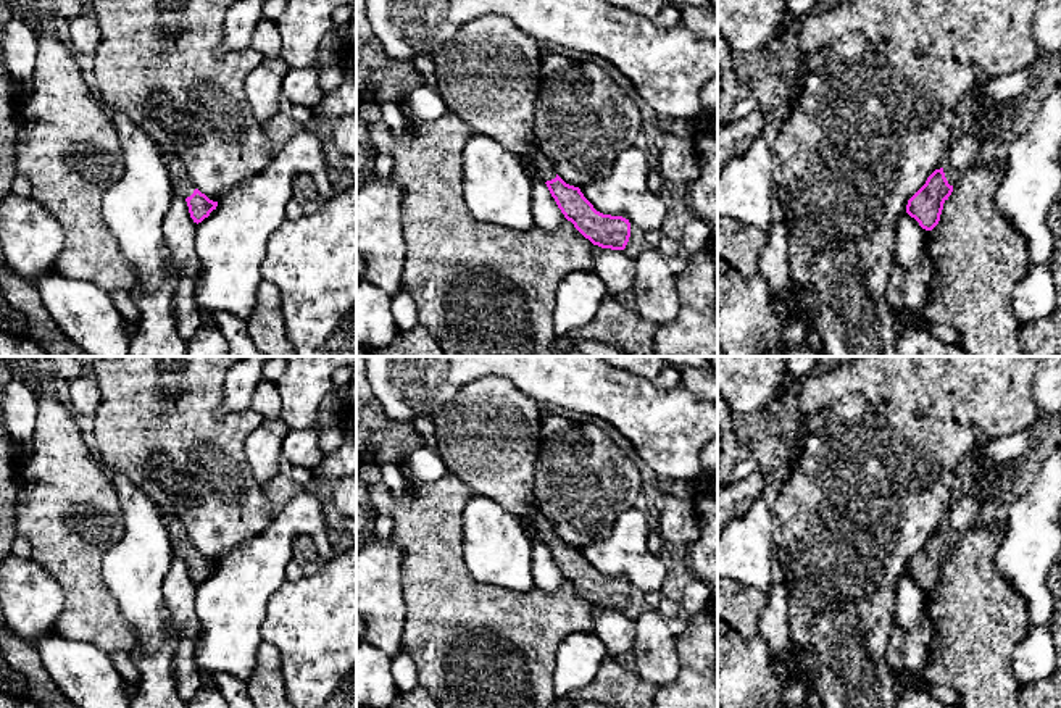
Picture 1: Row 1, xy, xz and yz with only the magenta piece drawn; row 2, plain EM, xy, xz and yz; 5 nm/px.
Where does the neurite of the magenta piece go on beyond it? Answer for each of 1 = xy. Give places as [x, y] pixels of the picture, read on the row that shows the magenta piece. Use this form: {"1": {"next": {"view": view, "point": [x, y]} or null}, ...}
{"1": {"next": {"view": "xy", "point": [183, 186]}}}

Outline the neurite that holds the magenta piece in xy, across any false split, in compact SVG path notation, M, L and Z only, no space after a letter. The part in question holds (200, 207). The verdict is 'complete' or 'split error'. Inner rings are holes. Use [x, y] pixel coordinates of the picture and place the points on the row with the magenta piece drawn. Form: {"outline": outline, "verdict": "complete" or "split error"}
{"outline": "M166 153L164 160L171 174L174 195L182 197L187 202L193 223L202 223L216 210L218 202L210 200L193 185L184 163L177 156Z", "verdict": "split error"}

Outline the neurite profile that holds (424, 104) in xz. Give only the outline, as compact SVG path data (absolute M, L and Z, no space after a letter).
M426 84L413 90L403 106L408 121L434 121L448 111L437 89Z

